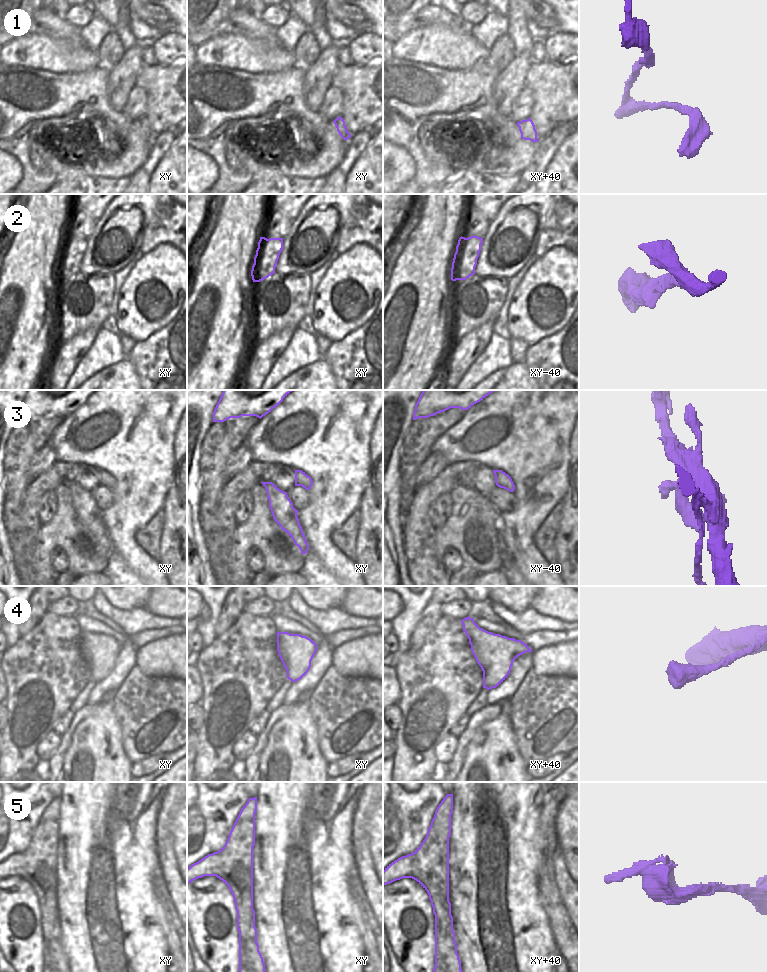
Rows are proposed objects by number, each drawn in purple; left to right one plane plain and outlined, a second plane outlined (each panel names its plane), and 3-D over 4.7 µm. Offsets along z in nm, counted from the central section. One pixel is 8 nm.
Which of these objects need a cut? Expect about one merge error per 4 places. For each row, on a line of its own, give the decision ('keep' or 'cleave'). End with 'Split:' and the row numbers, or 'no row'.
1: keep
2: keep
3: keep
4: cleave
5: keep
Split: 4

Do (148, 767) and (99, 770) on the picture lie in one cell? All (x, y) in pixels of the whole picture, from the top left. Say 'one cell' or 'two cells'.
two cells

